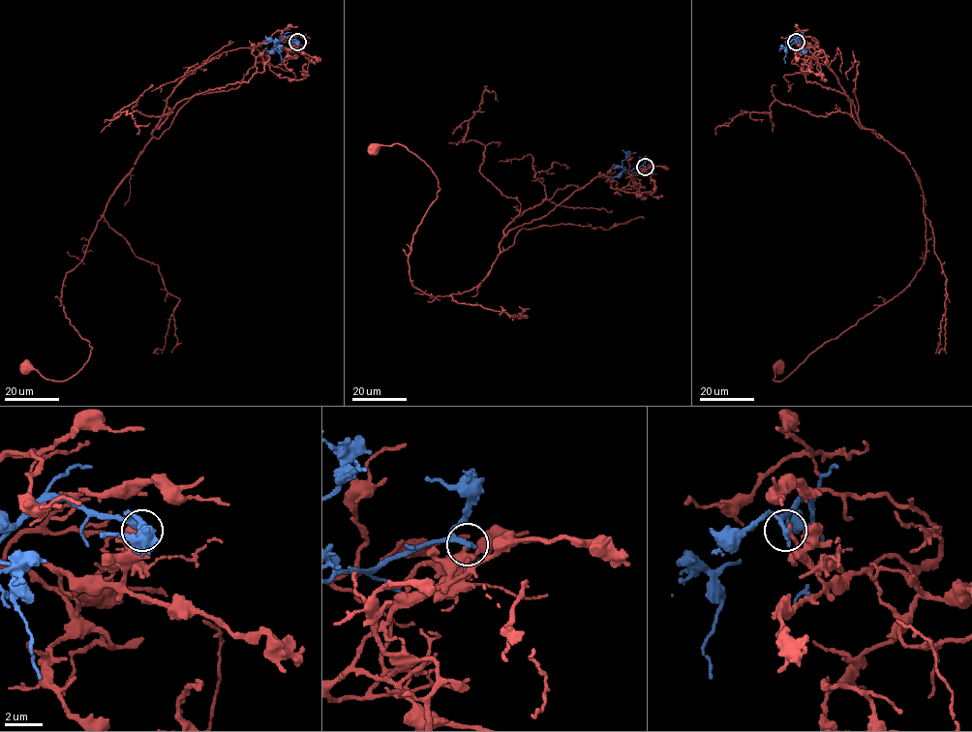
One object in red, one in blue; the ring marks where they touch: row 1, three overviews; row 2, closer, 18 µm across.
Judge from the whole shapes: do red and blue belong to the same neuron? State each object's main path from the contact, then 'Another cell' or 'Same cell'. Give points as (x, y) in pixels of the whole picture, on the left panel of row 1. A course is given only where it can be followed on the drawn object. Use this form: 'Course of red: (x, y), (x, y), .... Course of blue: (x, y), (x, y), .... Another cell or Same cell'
Course of red: (297, 42), (155, 129), (65, 279), (90, 356), (65, 381), (24, 368). Course of blue: (297, 42), (283, 37), (275, 42), (283, 63). Another cell

